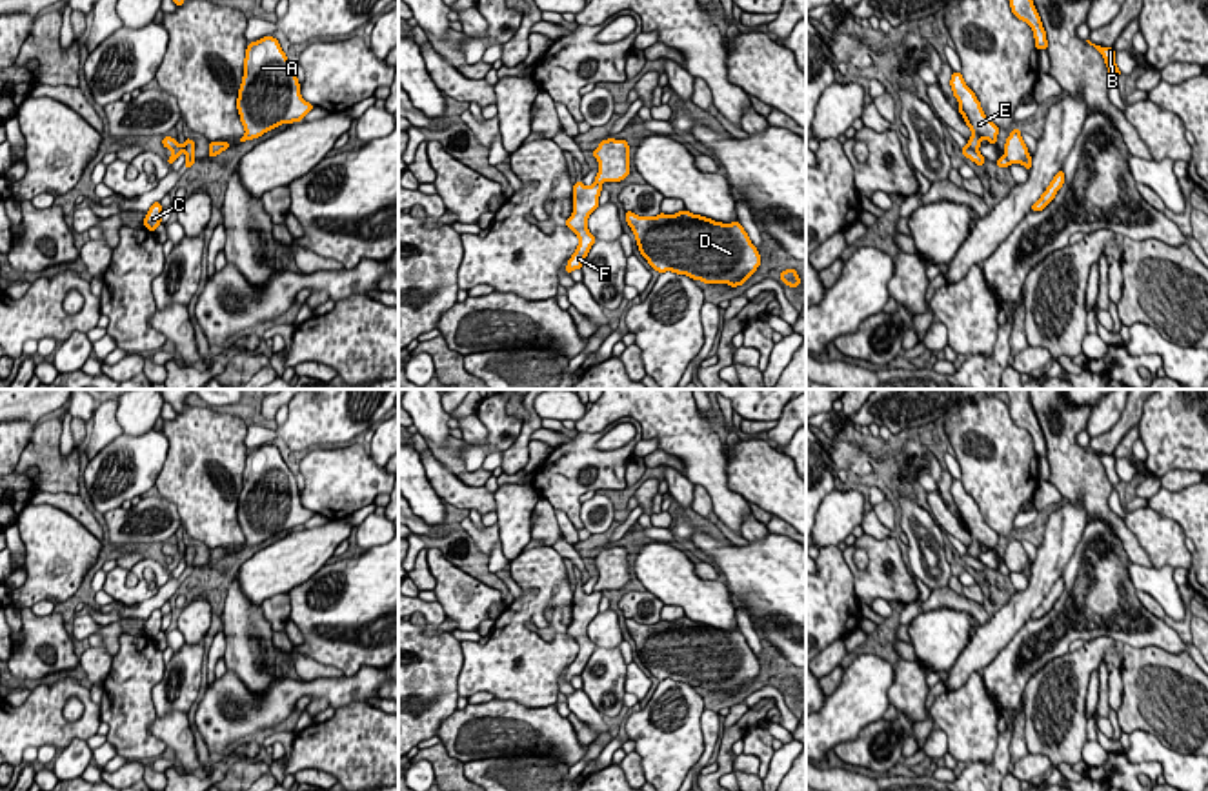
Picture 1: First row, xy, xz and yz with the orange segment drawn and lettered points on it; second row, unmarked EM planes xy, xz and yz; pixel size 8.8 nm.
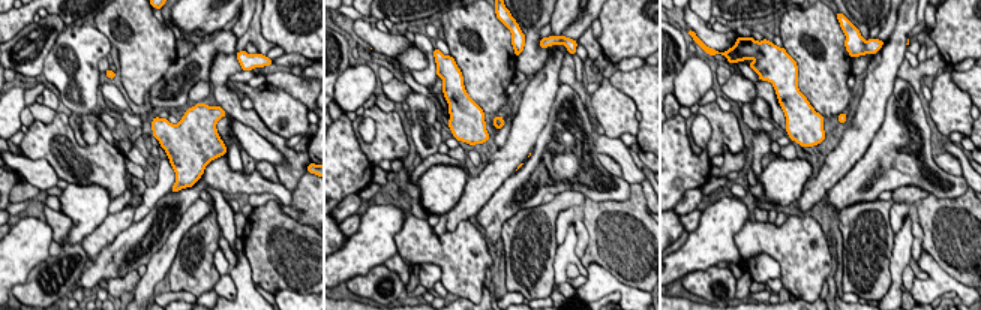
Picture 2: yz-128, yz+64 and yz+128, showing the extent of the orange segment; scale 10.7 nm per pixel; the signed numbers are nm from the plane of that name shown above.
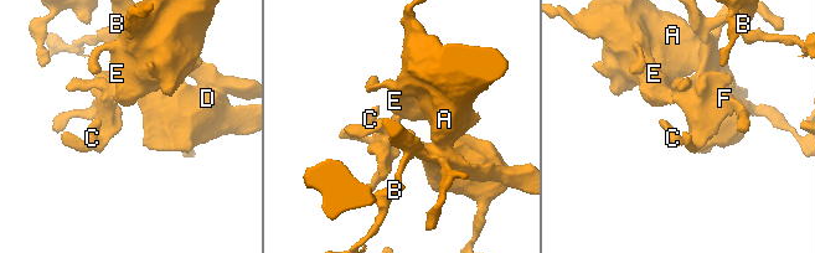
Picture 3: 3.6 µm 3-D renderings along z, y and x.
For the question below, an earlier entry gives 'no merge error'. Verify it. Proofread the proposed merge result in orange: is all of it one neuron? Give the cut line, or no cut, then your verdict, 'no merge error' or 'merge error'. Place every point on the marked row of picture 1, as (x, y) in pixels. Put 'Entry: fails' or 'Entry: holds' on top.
Entry: fails
cut xz (593, 182), (601, 184); merge error

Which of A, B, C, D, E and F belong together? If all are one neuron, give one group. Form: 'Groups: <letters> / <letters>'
Groups: A E / B C D F

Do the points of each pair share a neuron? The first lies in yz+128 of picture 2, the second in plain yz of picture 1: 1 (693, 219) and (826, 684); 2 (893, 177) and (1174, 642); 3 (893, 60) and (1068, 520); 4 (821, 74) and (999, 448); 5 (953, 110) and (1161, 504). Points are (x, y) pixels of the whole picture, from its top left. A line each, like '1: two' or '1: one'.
1: one
2: one
3: one
4: one
5: two

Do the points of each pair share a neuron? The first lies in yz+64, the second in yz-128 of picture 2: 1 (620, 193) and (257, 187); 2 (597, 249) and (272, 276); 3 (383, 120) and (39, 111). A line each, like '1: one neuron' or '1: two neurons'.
1: one neuron
2: one neuron
3: two neurons

